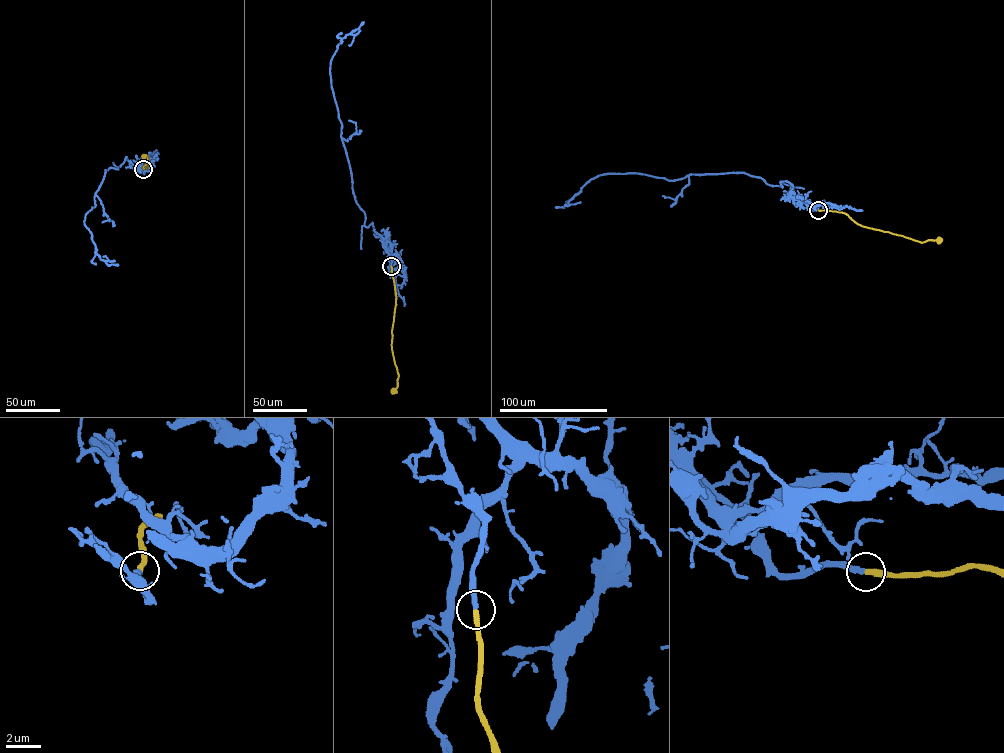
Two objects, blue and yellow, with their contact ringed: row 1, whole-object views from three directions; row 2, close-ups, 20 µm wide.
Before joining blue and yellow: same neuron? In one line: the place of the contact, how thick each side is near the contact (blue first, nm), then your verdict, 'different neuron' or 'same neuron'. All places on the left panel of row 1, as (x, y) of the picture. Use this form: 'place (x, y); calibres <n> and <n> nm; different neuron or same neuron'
place (143, 169); calibres 300 and 340 nm; same neuron

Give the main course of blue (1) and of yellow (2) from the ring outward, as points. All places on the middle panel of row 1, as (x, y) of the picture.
1: (391, 266), (384, 243), (373, 223), (364, 225), (355, 199), (331, 86), (330, 63), (337, 45), (364, 22)
2: (391, 266), (396, 300), (391, 347), (398, 377), (395, 391)

